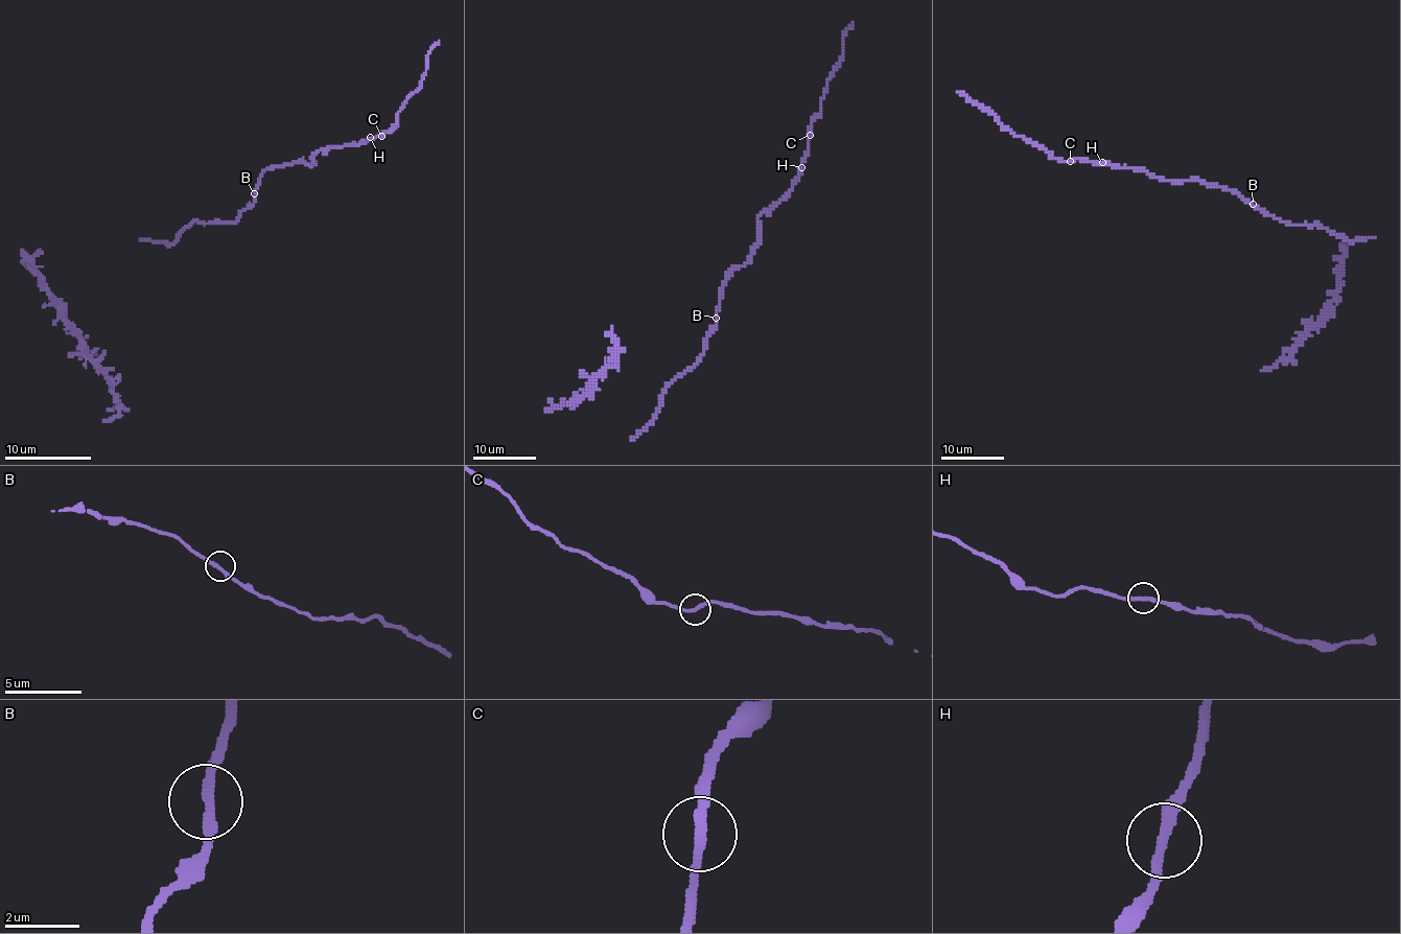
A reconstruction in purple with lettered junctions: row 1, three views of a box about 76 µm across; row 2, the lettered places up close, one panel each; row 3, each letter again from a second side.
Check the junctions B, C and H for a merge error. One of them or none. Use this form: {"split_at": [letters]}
{"split_at": ["C"]}

